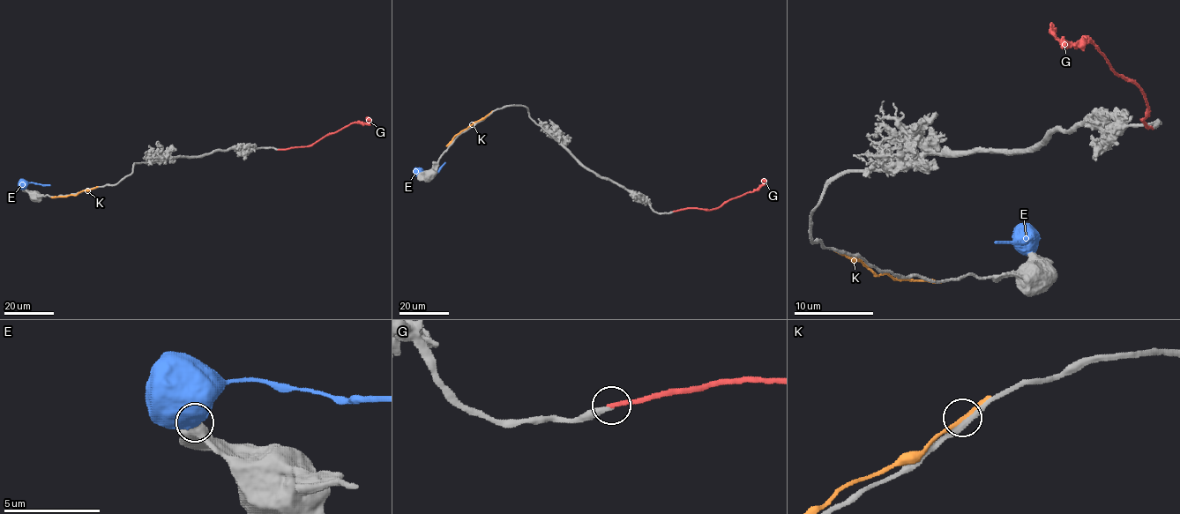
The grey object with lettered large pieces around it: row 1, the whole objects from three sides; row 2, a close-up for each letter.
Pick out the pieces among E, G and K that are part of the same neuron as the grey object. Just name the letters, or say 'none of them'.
G

